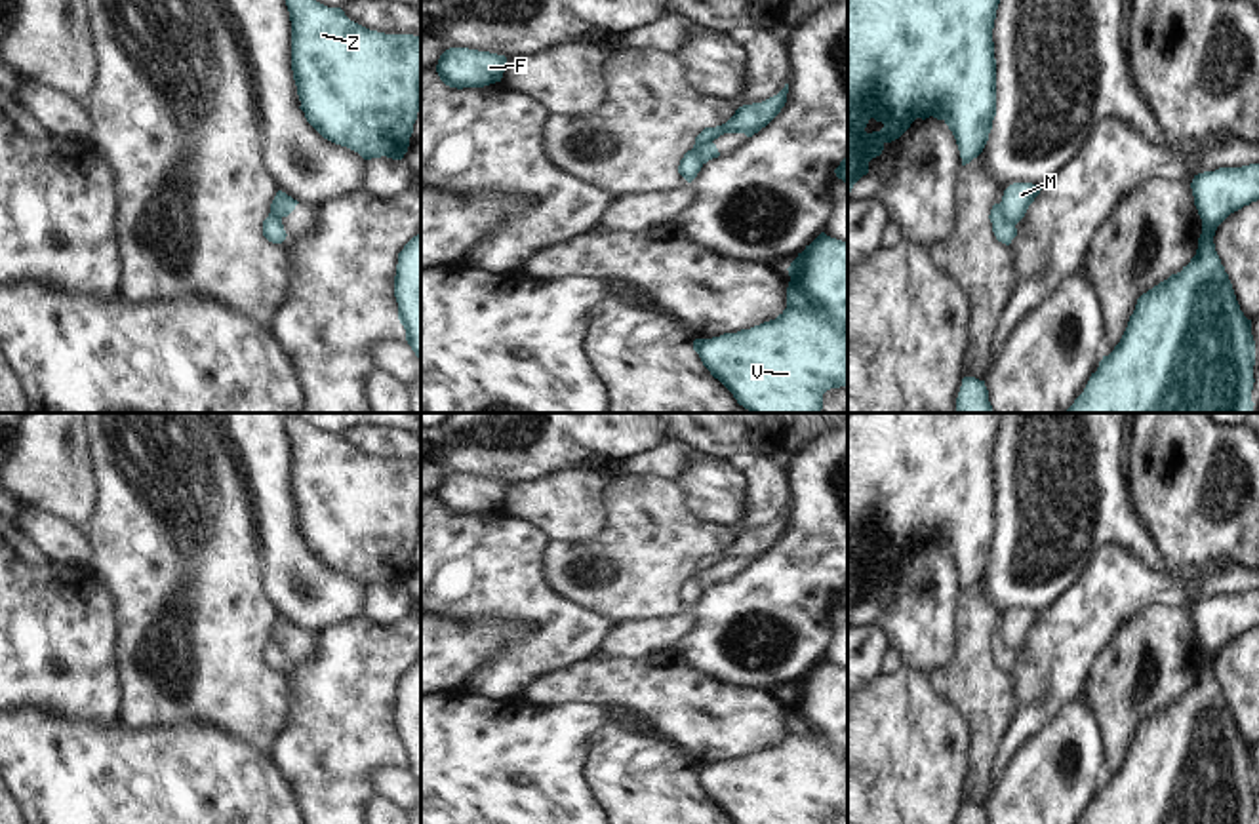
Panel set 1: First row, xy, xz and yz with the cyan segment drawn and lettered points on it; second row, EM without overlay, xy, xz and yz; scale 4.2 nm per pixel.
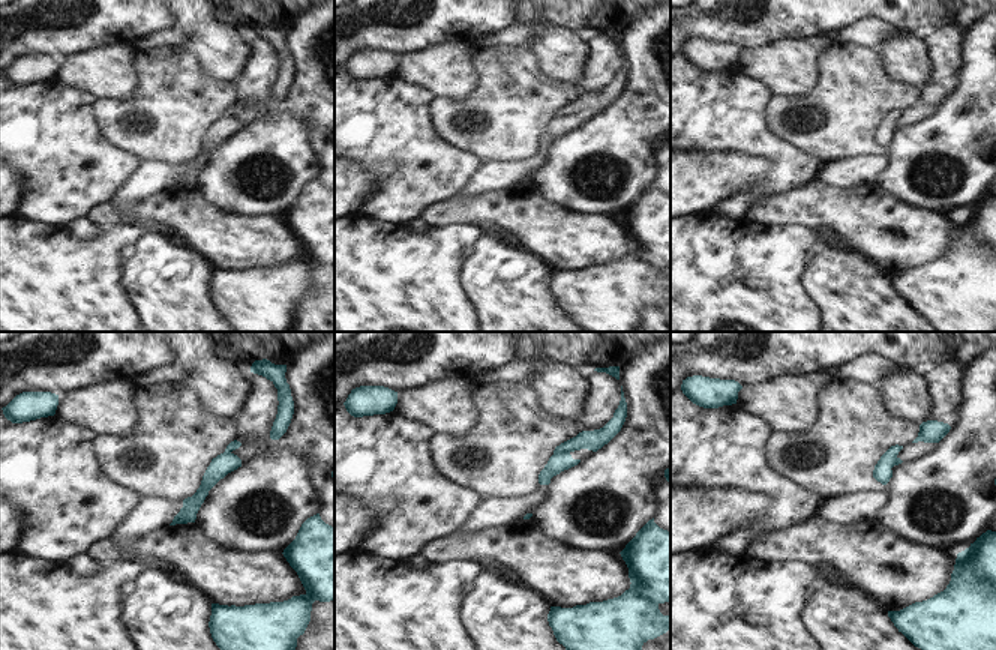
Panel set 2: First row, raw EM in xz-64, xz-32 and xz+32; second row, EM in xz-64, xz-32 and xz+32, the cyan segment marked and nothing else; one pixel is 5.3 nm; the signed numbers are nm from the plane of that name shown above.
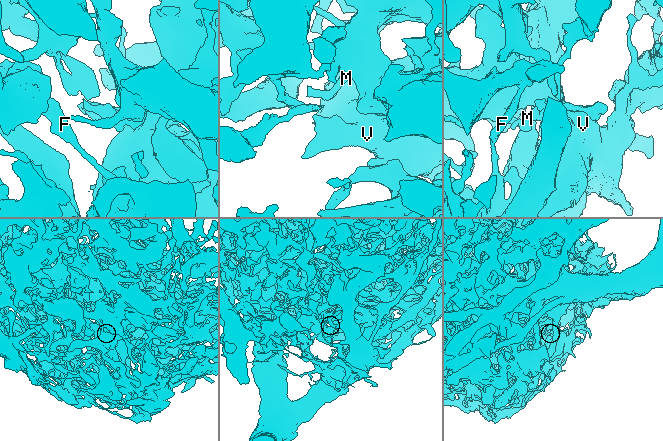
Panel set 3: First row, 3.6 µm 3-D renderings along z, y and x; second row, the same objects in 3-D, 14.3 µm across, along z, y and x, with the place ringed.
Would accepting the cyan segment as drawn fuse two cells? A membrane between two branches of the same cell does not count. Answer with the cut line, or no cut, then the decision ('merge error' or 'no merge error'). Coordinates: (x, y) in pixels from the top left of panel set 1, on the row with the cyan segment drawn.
xz (711, 139), (696, 151), (696, 160), (701, 166) | merge error

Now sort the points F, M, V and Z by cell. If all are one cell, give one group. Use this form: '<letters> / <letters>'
F V Z / M

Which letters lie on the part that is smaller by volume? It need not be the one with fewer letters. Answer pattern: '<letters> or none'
M

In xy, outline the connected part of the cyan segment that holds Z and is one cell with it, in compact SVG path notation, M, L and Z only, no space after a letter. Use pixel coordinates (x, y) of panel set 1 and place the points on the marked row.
M316 0L286 6L307 122L364 160L402 160L421 110L421 36L370 30Z

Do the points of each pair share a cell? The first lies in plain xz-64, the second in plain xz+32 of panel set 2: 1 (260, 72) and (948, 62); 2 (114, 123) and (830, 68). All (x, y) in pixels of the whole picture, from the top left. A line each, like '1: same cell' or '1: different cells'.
1: same cell
2: same cell

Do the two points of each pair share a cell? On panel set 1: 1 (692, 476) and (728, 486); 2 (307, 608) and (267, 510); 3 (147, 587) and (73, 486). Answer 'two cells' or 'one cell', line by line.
1: one cell
2: one cell
3: two cells

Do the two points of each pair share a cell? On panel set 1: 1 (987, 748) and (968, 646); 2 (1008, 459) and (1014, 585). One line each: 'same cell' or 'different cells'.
1: same cell
2: same cell

